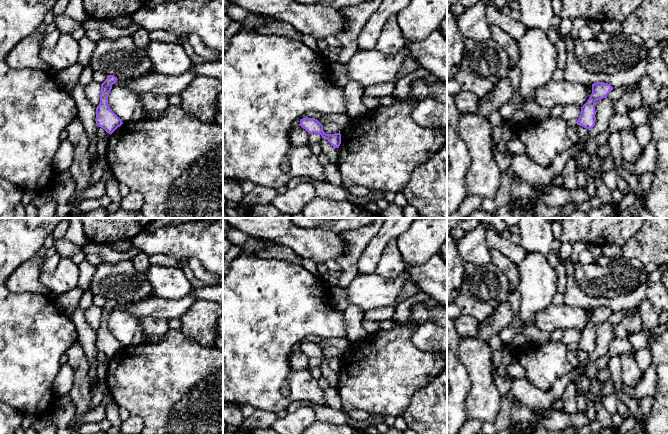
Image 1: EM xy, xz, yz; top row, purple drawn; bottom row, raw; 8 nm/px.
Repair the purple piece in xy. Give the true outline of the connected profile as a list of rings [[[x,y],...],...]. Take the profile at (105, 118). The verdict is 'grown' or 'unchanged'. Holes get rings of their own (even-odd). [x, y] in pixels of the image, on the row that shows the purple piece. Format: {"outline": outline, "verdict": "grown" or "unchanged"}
{"outline": [[[108,75],[106,80],[101,84],[100,103],[96,108],[96,124],[103,128],[110,135],[120,127],[122,120],[112,111],[108,104],[109,93],[112,85],[117,82],[117,77]]], "verdict": "unchanged"}

